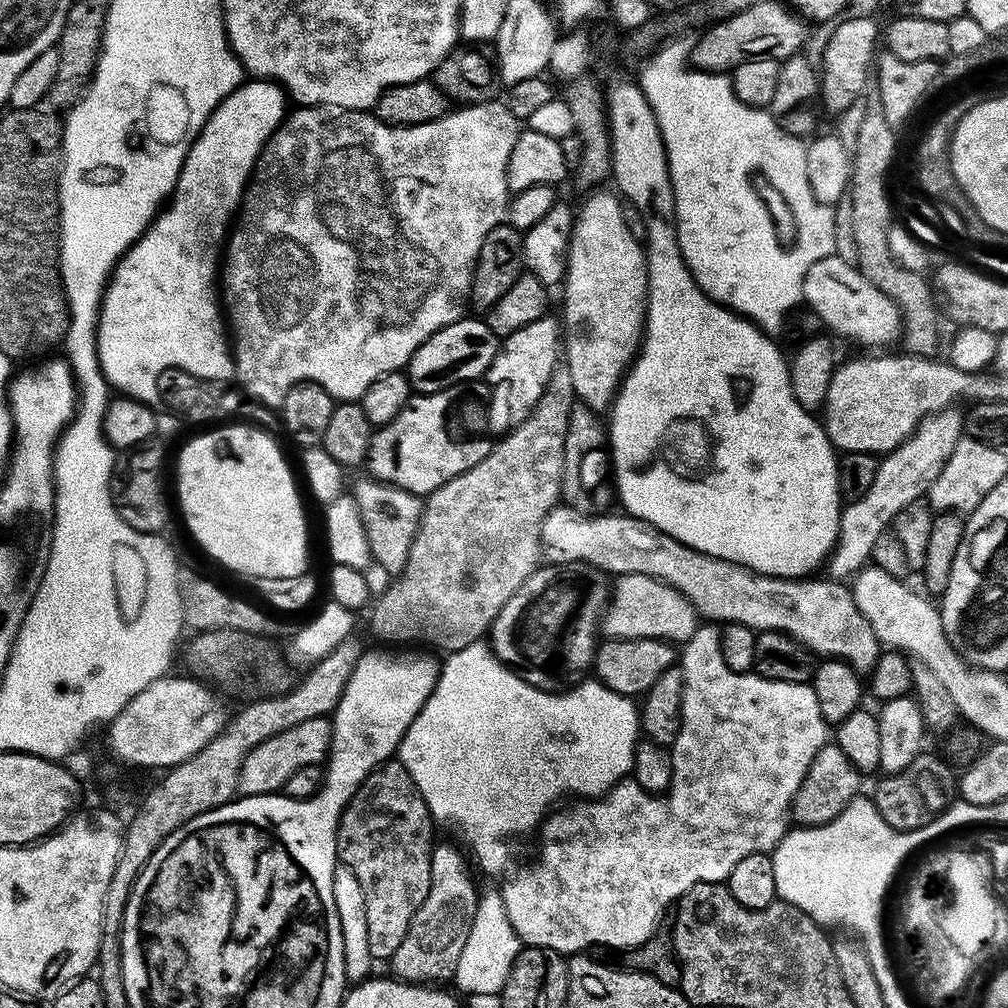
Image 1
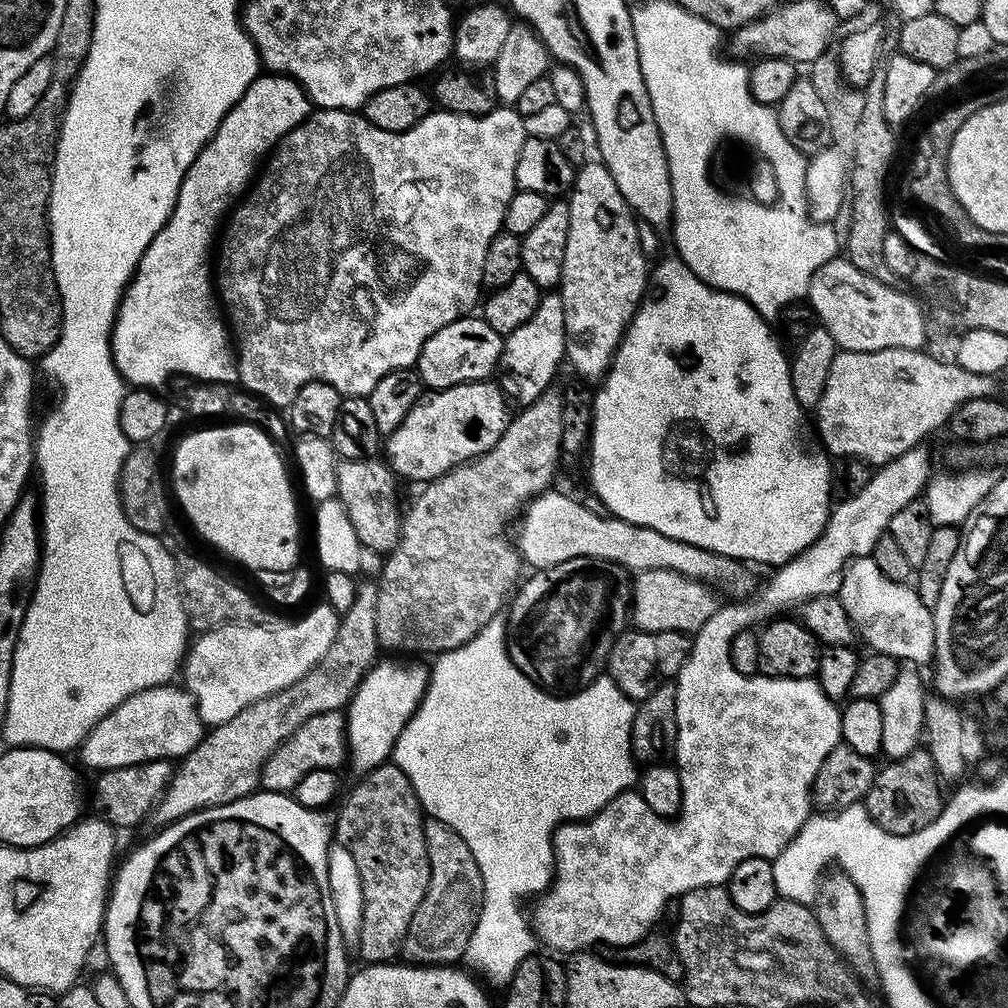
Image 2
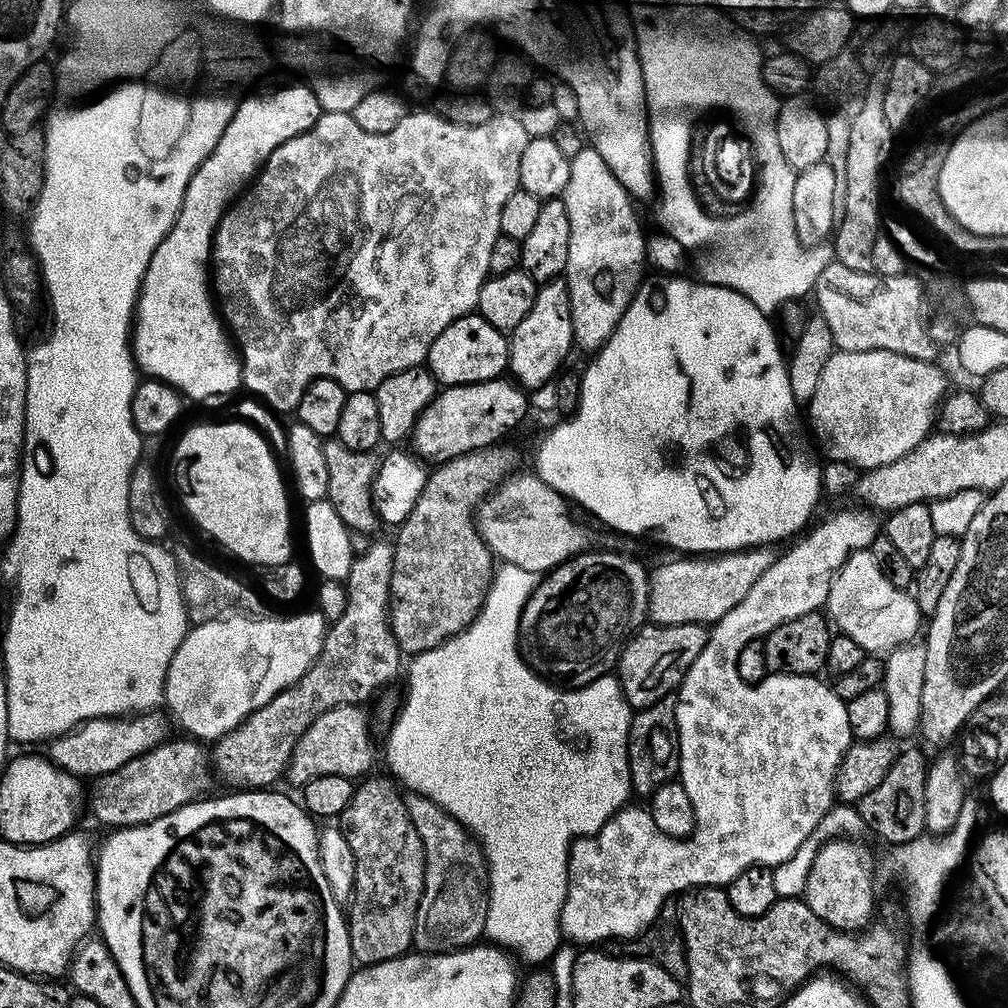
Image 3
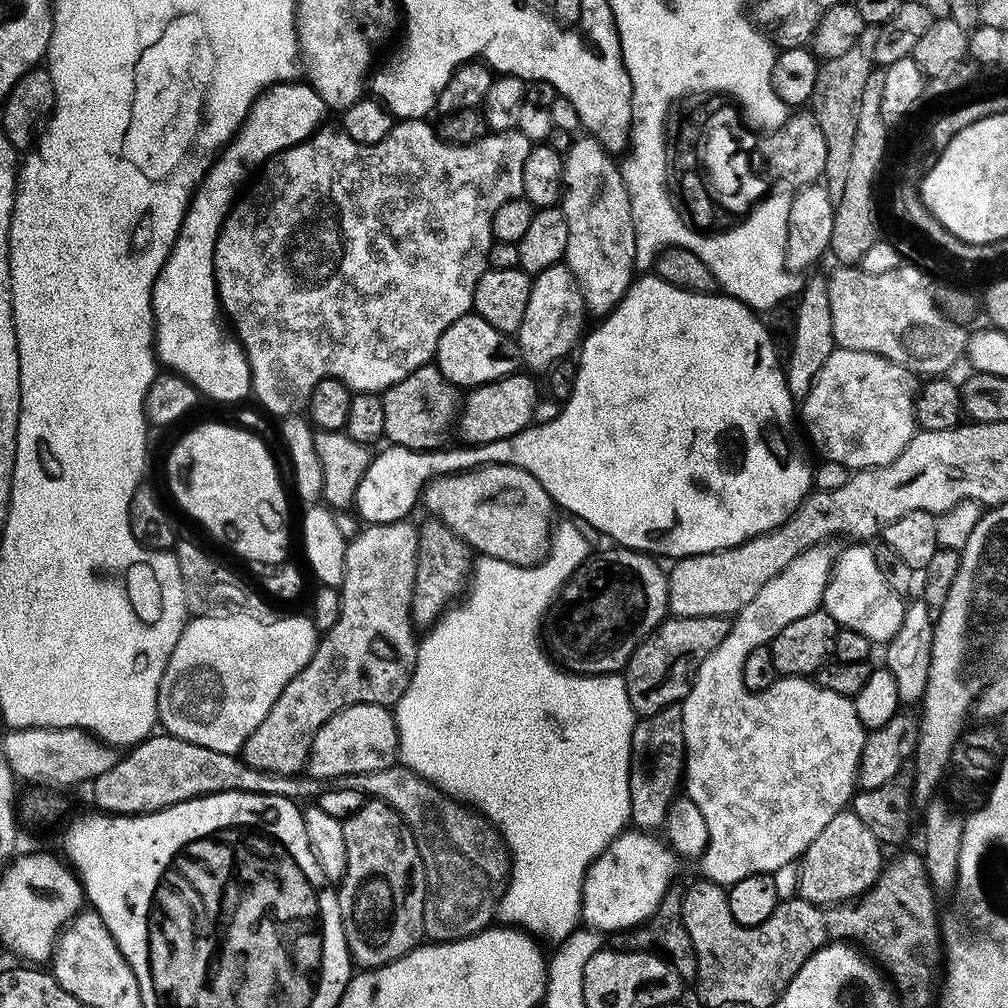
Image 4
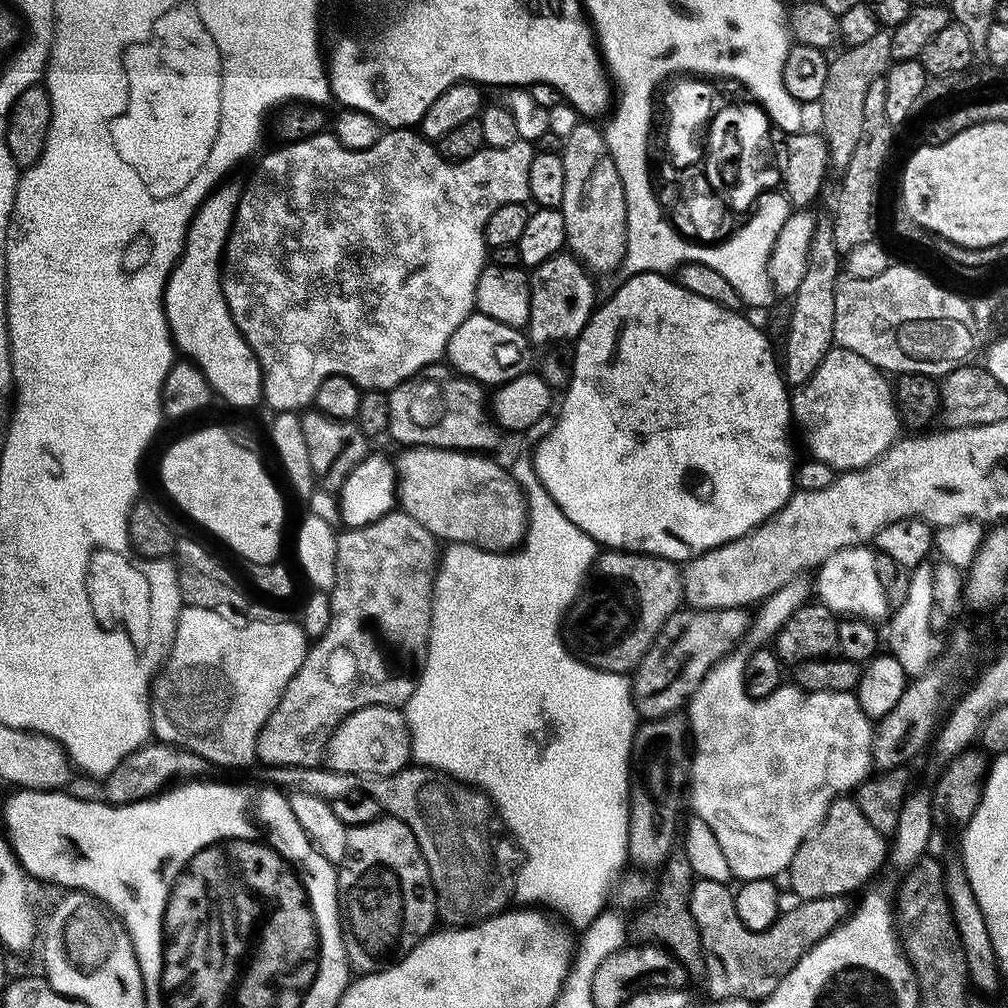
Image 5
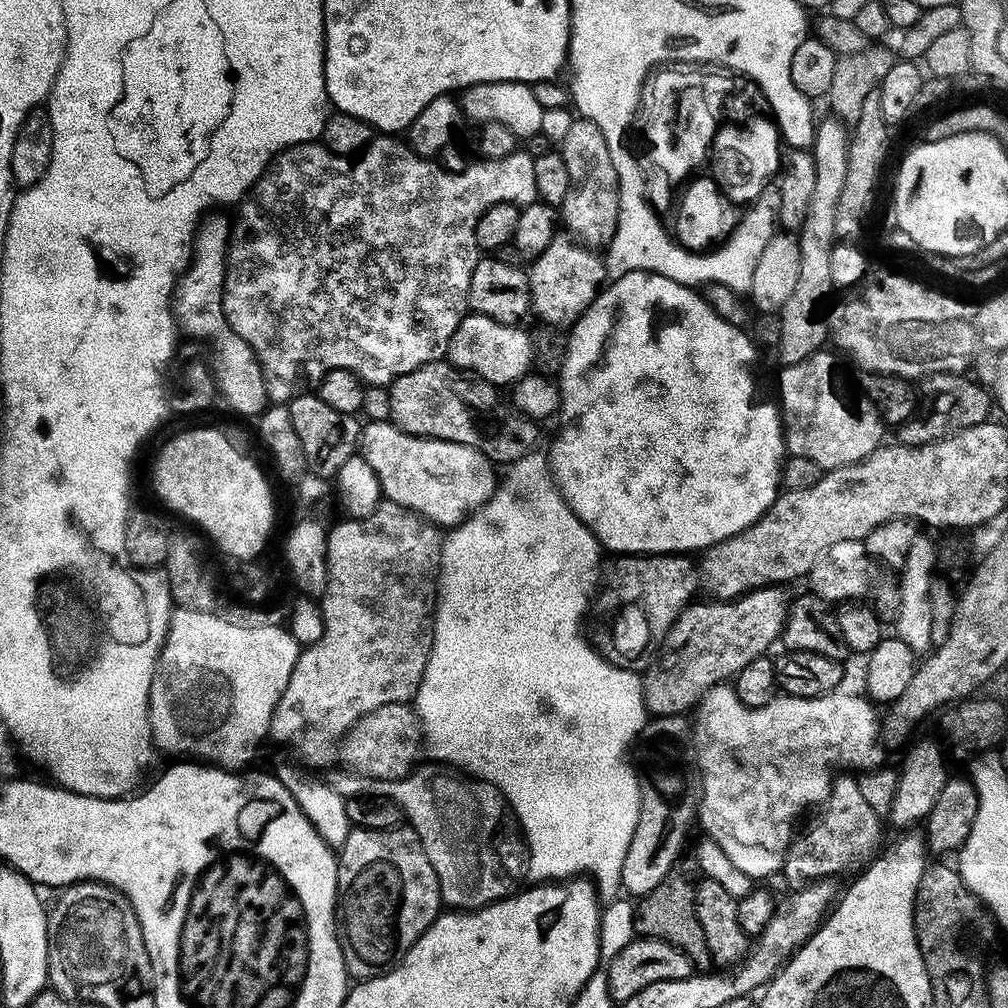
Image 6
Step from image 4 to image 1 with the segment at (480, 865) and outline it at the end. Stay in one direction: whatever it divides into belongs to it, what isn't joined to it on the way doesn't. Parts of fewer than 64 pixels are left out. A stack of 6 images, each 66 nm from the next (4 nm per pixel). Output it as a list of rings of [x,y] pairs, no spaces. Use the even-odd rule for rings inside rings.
[[[437,843],[432,850],[430,890],[414,918],[410,918],[406,938],[402,938],[398,950],[394,950],[390,961],[391,975],[407,984],[436,986],[444,982],[440,980],[451,981],[458,970],[458,958],[462,958],[477,903],[476,884],[459,850],[452,844]]]

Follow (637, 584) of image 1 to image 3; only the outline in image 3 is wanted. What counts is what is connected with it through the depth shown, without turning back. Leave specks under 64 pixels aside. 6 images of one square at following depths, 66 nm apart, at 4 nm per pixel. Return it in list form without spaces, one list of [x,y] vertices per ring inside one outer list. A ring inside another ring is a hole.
[[[761,546],[738,552],[717,555],[715,558],[680,558],[684,560],[668,560],[655,569],[651,569],[648,585],[648,614],[652,624],[666,626],[682,626],[683,624],[716,624],[746,594],[750,594],[750,586],[770,570],[776,560],[777,553],[771,547]]]

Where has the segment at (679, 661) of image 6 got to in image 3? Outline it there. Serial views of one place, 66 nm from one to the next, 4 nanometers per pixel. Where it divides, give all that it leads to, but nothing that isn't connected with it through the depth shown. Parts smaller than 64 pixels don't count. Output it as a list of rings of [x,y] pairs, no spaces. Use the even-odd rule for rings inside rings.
[[[652,624],[633,632],[620,651],[620,660],[614,669],[629,709],[649,708],[654,702],[673,695],[686,678],[690,666],[694,666],[694,658],[702,654],[708,633],[709,629],[703,624]]]

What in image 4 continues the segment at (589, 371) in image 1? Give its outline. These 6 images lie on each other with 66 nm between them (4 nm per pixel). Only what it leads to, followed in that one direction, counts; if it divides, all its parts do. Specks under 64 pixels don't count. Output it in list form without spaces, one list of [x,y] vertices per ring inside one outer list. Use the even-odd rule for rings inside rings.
[[[591,134],[573,139],[564,156],[562,207],[566,226],[570,226],[564,260],[582,290],[585,309],[596,318],[607,316],[632,287],[636,244],[638,248],[638,220],[630,206],[620,164],[611,159],[615,160]]]

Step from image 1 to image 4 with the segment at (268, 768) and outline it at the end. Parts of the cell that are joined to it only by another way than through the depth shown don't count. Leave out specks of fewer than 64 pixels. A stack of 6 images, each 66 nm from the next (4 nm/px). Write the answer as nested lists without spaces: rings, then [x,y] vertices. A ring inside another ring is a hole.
[[[385,705],[346,706],[334,713],[314,734],[312,748],[308,751],[306,772],[320,782],[336,782],[339,776],[359,778],[393,767],[398,760],[398,751],[396,717]]]

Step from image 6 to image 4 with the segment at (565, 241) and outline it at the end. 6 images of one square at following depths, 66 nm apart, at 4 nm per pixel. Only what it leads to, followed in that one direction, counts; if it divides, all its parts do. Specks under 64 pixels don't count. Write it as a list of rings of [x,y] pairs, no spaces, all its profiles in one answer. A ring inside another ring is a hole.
[[[567,263],[546,266],[546,270],[535,273],[532,276],[530,303],[526,305],[522,326],[518,326],[514,334],[518,356],[523,367],[533,368],[533,370],[528,369],[533,373],[544,374],[551,369],[553,364],[565,359],[569,355],[568,351],[572,347],[572,351],[577,347],[585,331],[584,316],[586,317],[584,295]]]

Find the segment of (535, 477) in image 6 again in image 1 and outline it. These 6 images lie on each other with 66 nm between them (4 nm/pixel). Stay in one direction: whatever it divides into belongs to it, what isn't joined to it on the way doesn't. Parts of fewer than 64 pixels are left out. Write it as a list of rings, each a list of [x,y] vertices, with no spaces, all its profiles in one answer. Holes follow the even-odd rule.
[[[477,642],[451,653],[443,661],[440,677],[430,698],[406,730],[404,739],[400,741],[398,759],[406,766],[410,778],[414,778],[414,786],[418,786],[433,821],[457,820],[464,827],[464,840],[472,847],[481,870],[496,876],[508,868],[508,839],[511,836],[524,836],[531,828],[532,831],[539,829],[542,821],[549,815],[550,809],[557,803],[555,800],[559,796],[573,792],[573,797],[576,798],[595,798],[609,792],[615,784],[625,779],[633,771],[632,763],[636,757],[636,745],[641,732],[637,705],[629,697],[610,690],[599,680],[588,678],[574,688],[559,692],[543,692],[532,684],[527,684],[520,675],[513,672],[511,668],[507,668],[499,658],[492,655],[487,643]],[[493,890],[485,896],[483,893],[476,906],[470,934],[466,934],[466,946],[462,949],[462,958],[458,958],[454,984],[457,984],[462,991],[473,992],[476,996],[499,997],[500,991],[506,986],[510,966],[514,966],[514,958],[518,958],[521,947],[521,938],[514,930],[514,926],[510,926],[499,891]]]

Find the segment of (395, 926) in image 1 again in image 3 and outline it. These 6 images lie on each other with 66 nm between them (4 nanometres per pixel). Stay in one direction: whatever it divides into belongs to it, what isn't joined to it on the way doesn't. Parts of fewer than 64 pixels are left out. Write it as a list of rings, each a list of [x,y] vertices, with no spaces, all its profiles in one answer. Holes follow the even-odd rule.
[[[391,779],[367,780],[360,782],[365,784],[355,785],[355,792],[349,804],[338,817],[338,827],[344,833],[346,842],[350,842],[350,850],[354,850],[356,888],[352,891],[350,901],[352,913],[349,911],[346,919],[352,958],[360,966],[393,960],[405,955],[412,948],[416,911],[424,889],[422,838],[418,838],[418,830],[414,830],[414,822],[410,822],[410,814],[404,805],[404,796],[396,793],[397,785]]]

